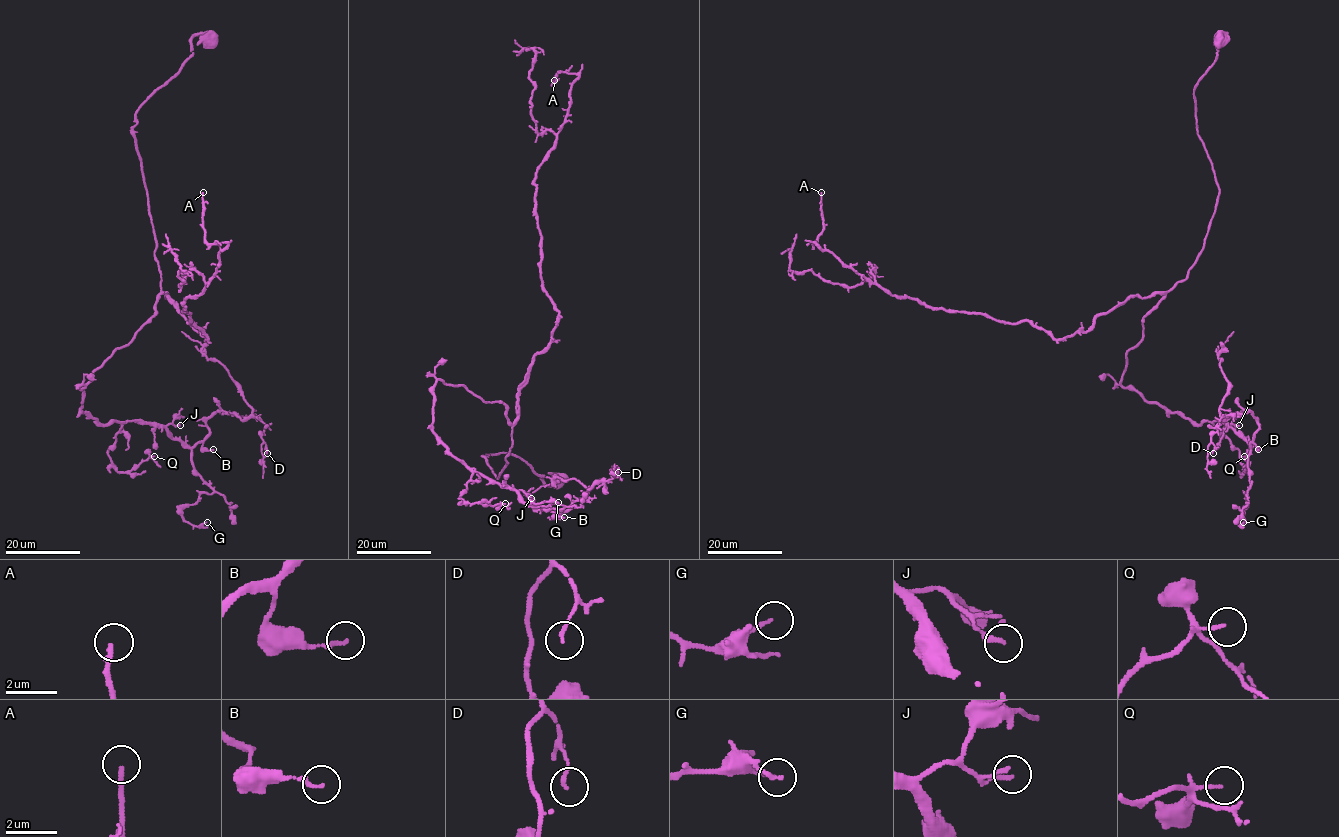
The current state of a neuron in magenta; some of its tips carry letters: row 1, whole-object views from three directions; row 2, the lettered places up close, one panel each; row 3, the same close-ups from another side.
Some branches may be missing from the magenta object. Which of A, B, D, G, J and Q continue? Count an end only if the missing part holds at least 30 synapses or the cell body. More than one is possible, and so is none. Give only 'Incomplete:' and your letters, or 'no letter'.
Incomplete: no letter

